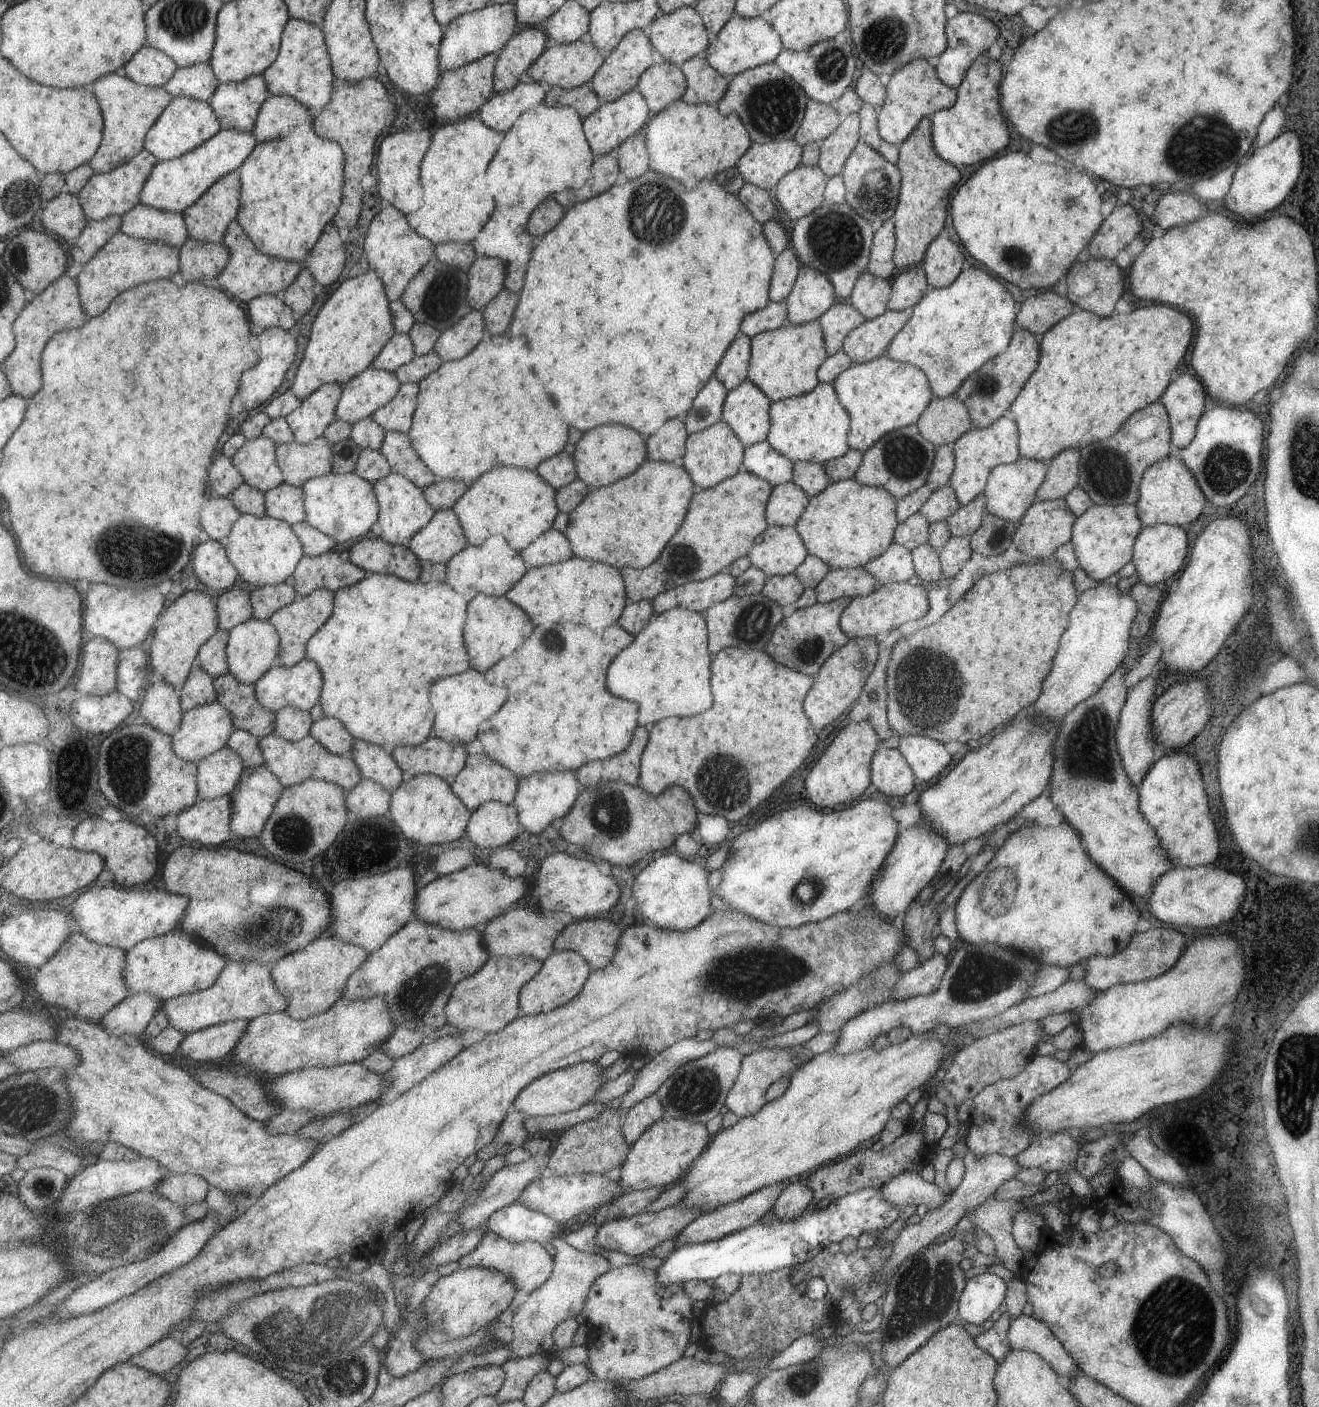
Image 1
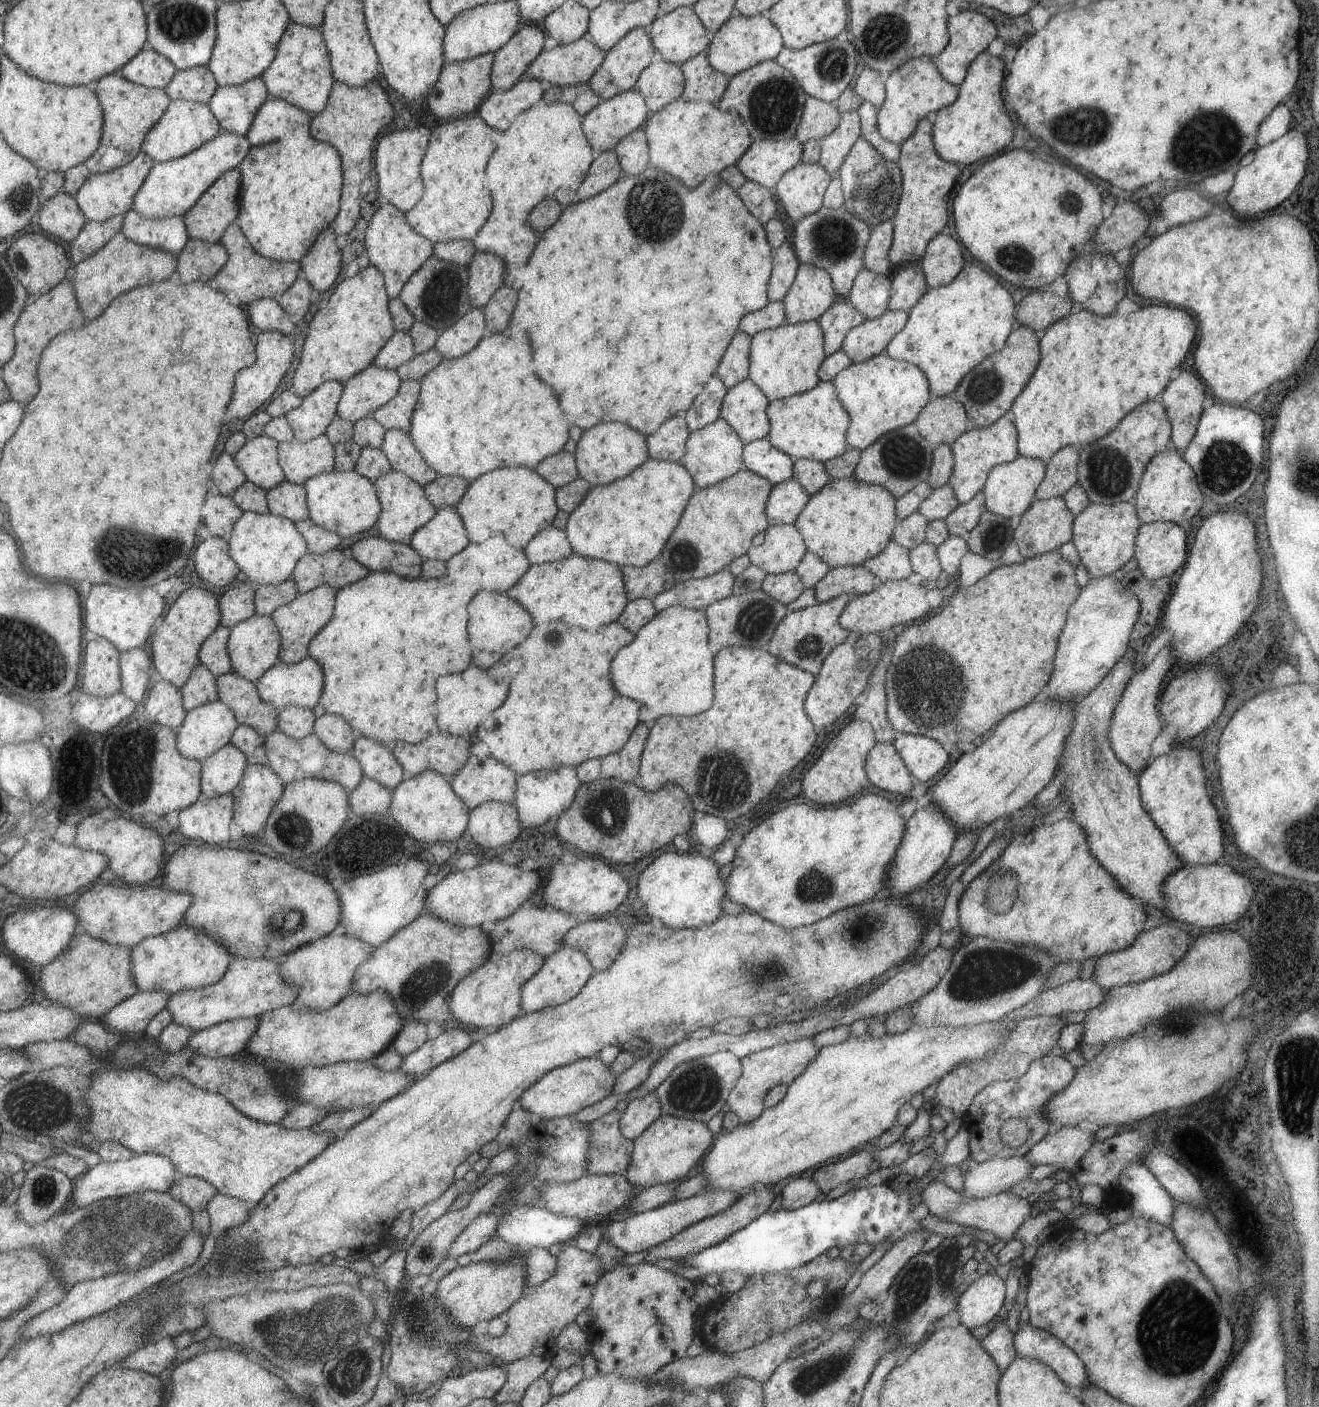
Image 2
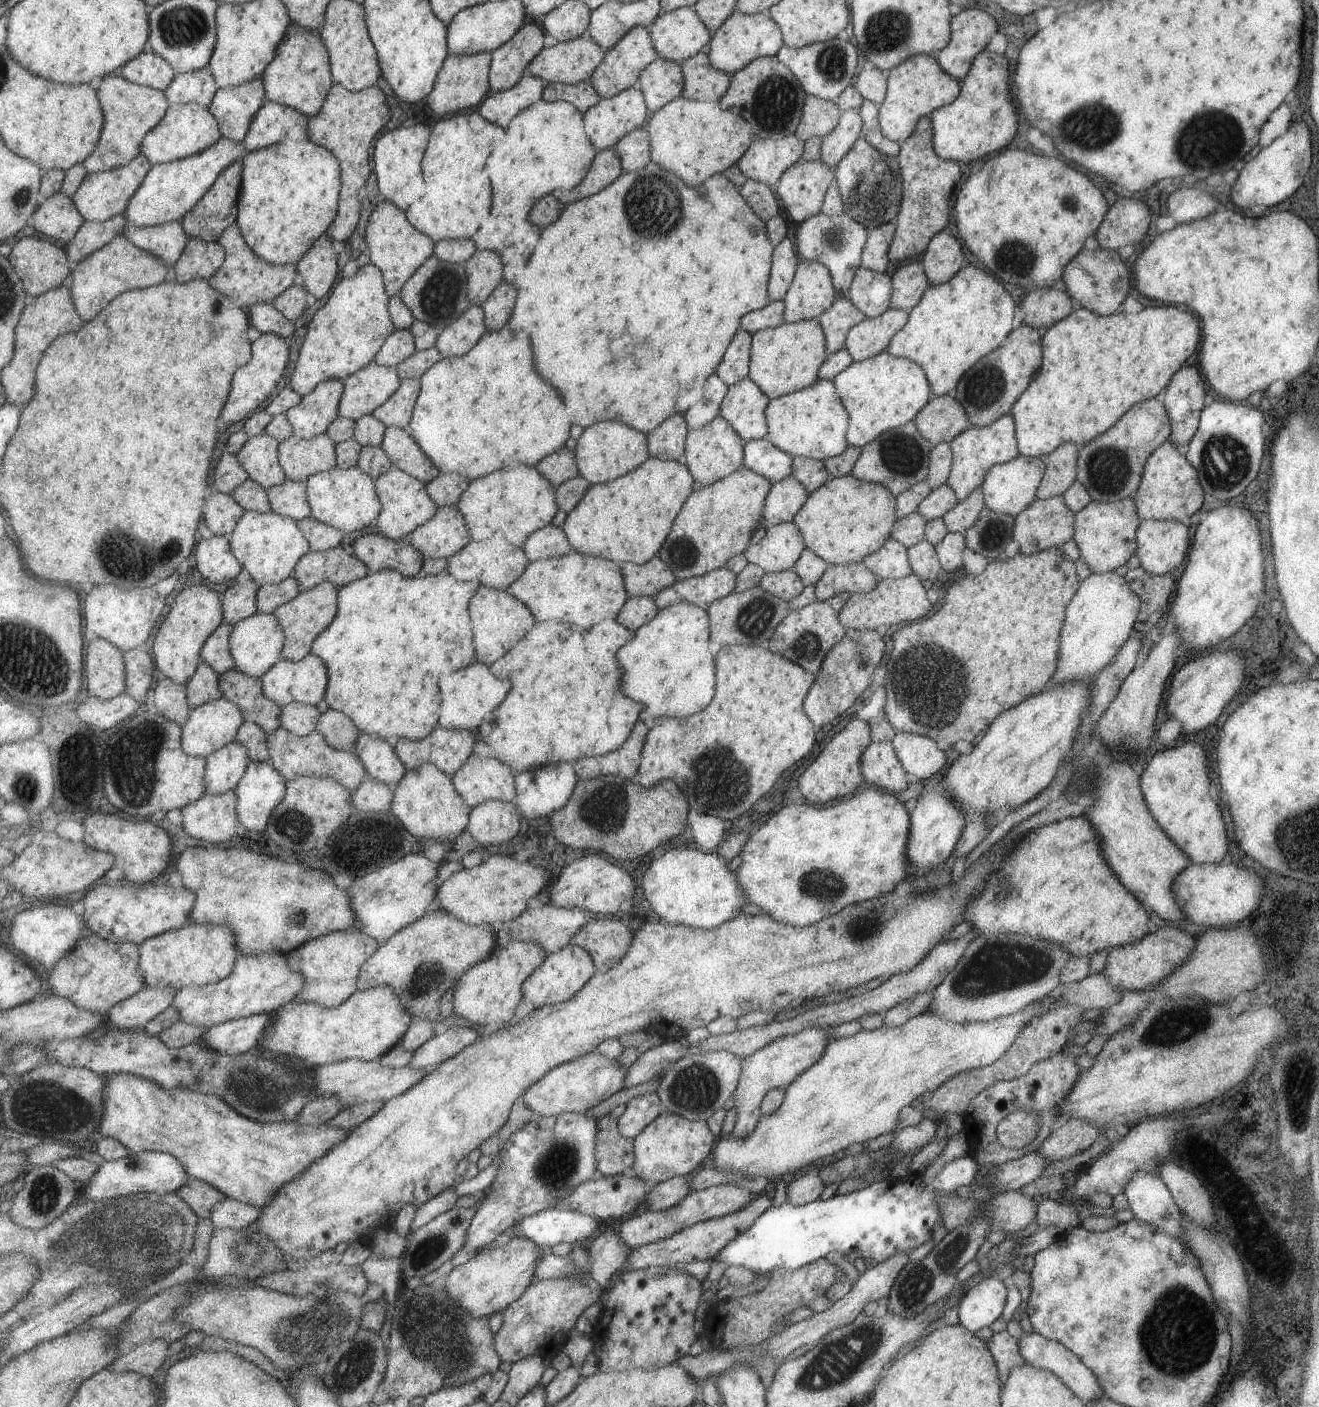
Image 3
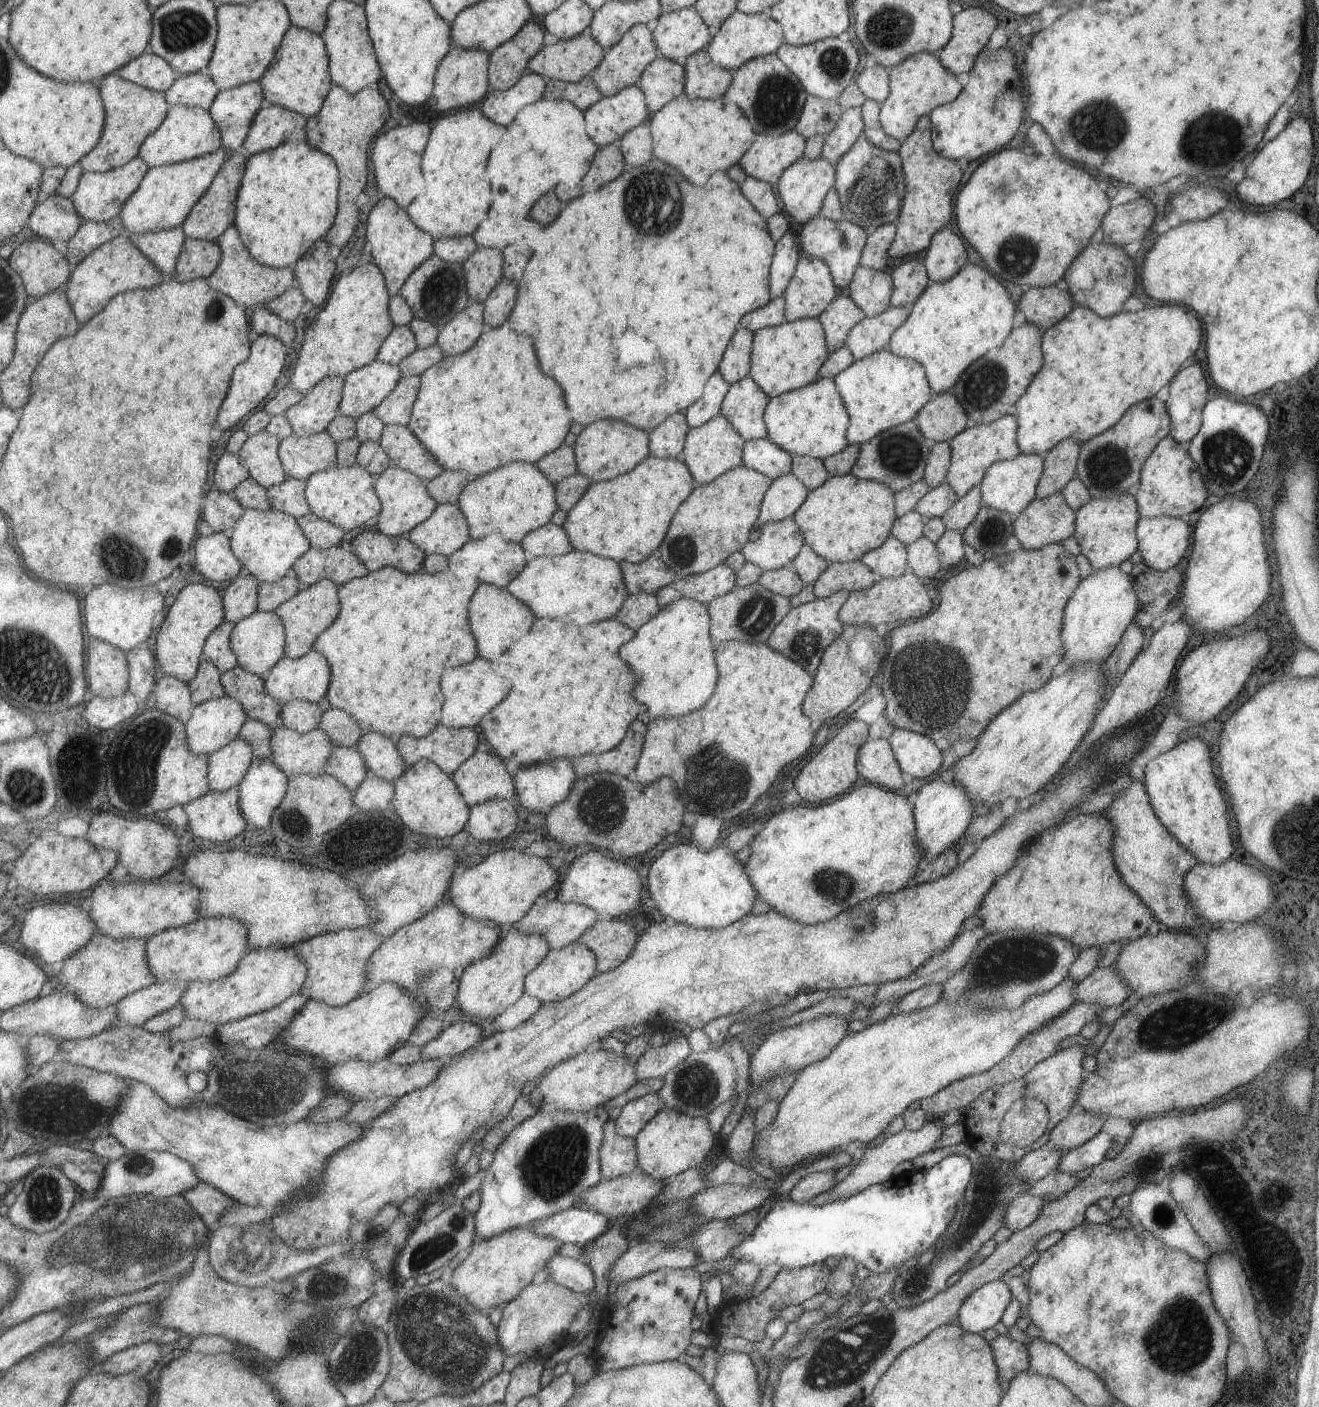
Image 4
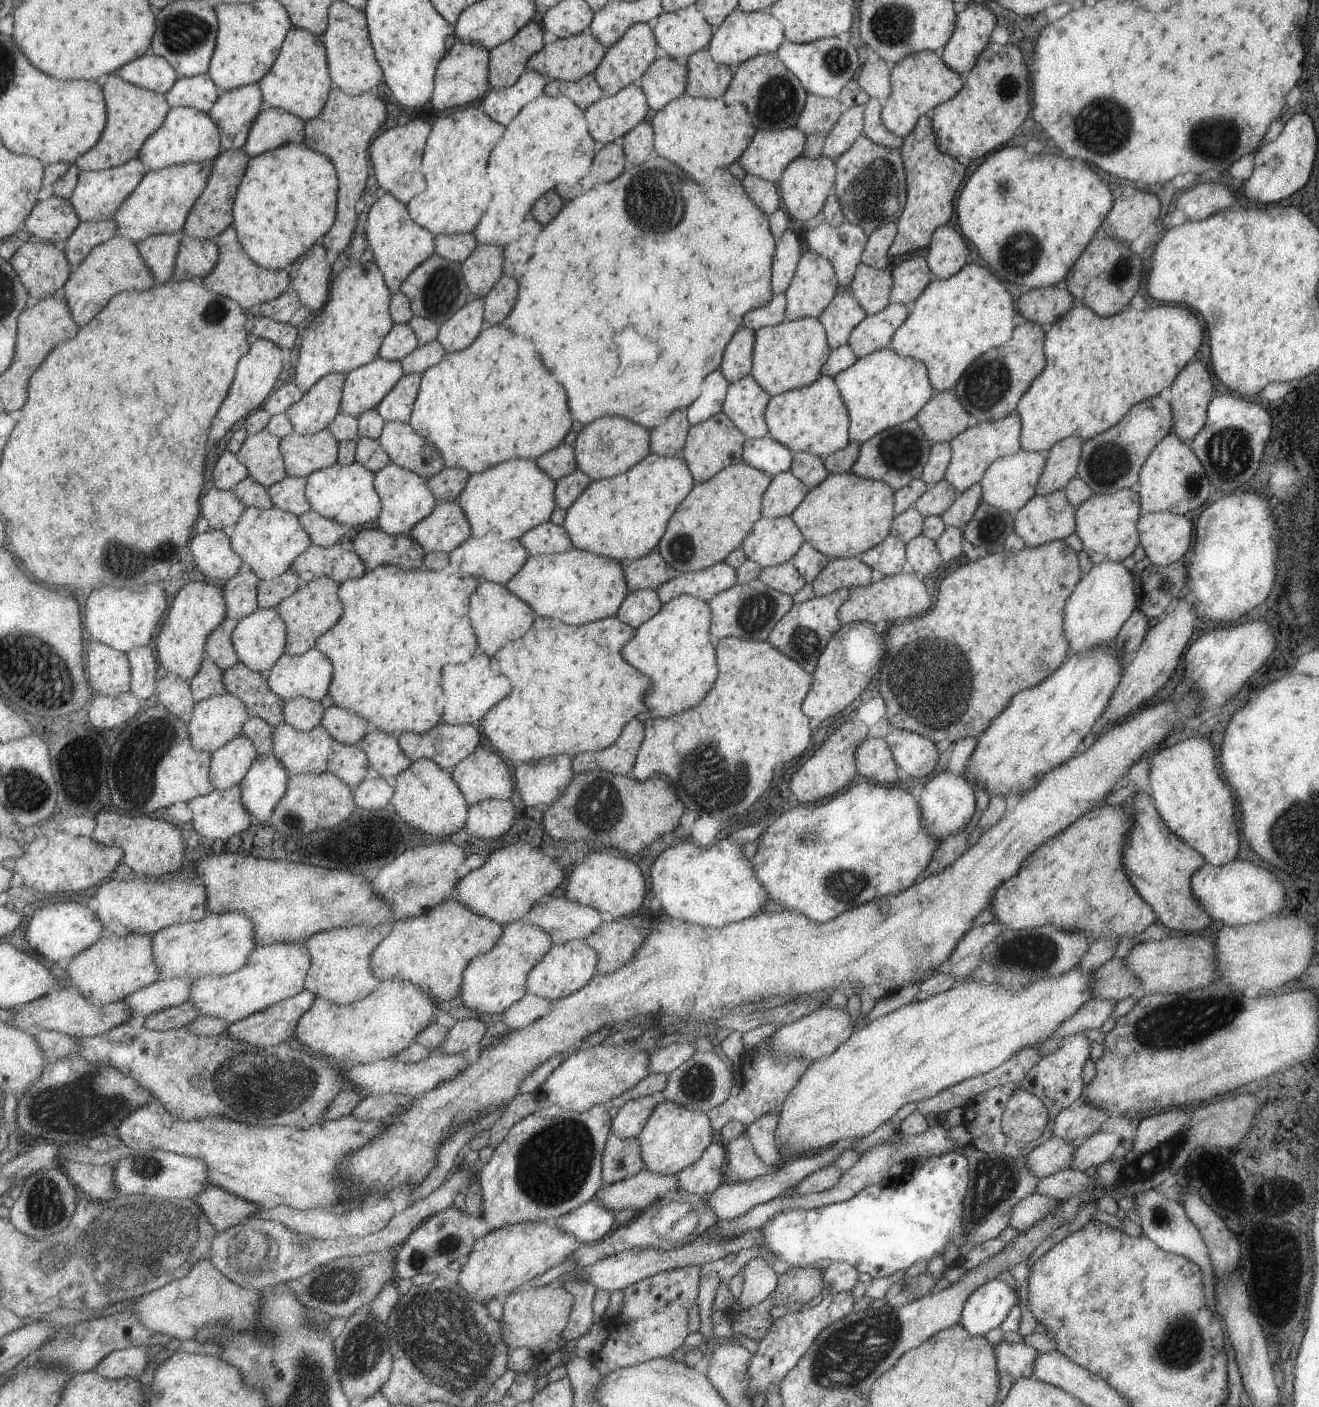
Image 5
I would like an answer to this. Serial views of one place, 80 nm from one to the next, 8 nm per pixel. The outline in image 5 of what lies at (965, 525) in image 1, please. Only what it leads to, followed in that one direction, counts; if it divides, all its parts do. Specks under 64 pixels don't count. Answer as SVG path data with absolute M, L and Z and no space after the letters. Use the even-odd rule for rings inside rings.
M980 483L972 484L960 492L953 504L940 514L945 527L963 528L971 520L977 505L981 502L982 488Z

